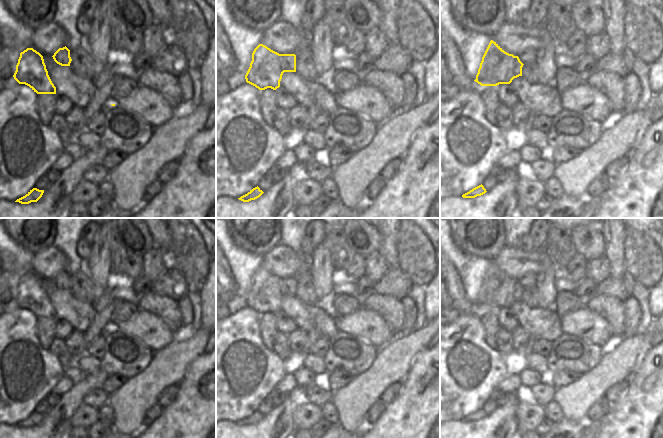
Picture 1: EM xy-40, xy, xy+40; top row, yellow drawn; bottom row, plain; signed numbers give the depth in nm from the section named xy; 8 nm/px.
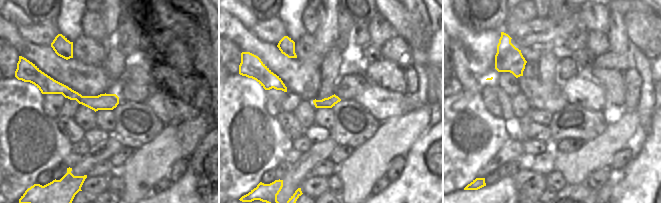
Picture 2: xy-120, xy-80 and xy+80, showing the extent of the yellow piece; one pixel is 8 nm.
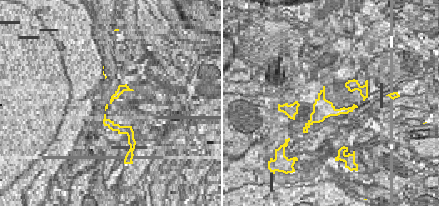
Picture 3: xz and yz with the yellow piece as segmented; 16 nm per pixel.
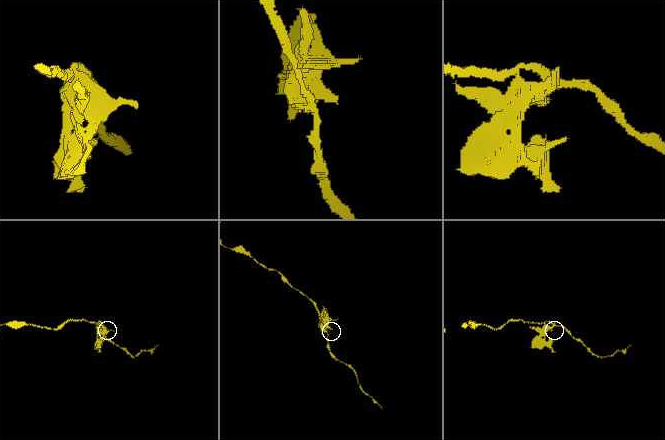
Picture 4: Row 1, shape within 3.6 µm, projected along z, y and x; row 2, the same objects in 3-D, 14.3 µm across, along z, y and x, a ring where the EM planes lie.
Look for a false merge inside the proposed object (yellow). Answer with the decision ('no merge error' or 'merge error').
merge error

